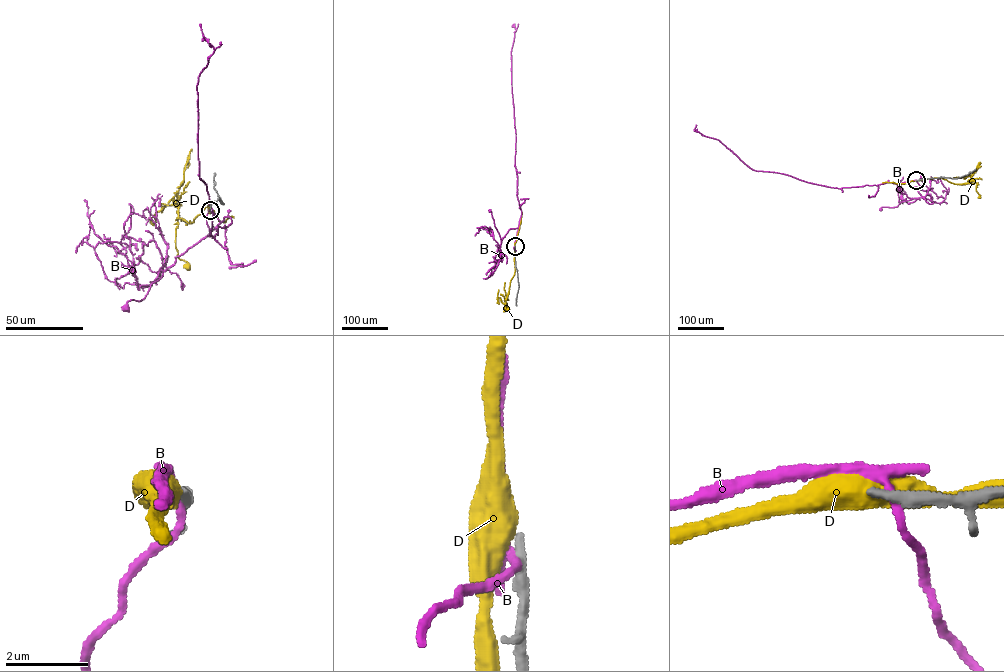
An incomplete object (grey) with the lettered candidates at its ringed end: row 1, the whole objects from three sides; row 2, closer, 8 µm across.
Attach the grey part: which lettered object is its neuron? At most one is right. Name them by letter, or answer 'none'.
none

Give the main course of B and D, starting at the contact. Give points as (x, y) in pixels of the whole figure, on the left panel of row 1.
B: (210, 210), (220, 222), (175, 257), (174, 263), (153, 282), (142, 299), (130, 299), (126, 307)
D: (209, 210), (210, 200), (191, 223), (180, 218), (178, 211), (175, 247), (177, 256), (187, 266)

